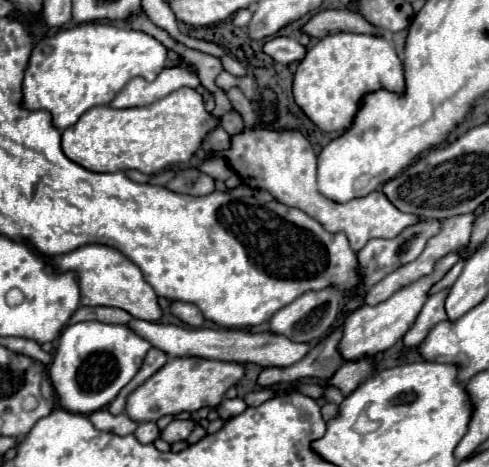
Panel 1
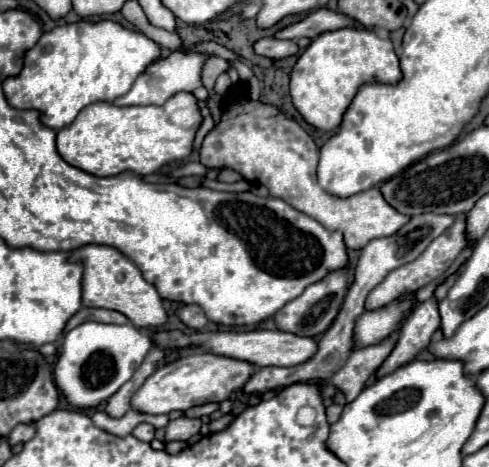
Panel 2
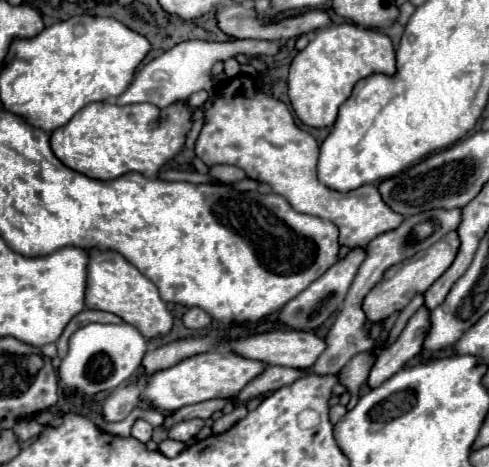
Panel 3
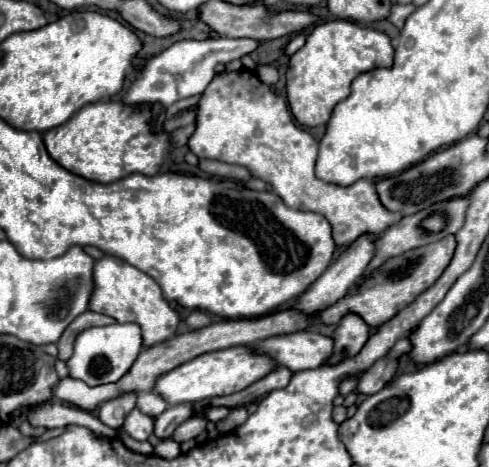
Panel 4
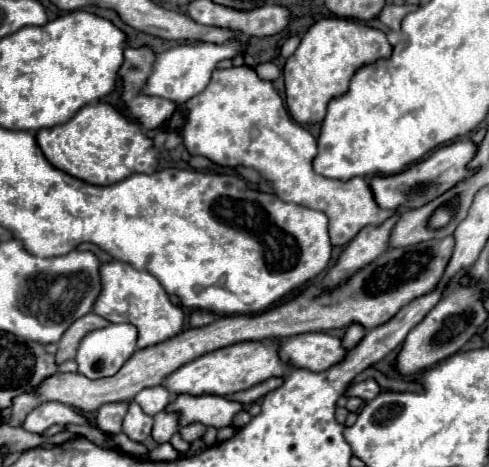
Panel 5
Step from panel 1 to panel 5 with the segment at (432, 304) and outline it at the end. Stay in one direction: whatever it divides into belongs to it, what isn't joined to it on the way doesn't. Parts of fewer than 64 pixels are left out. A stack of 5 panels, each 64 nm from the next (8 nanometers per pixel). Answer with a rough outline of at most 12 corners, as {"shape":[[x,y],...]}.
{"shape":[[374,380],[352,384],[346,396],[372,400],[380,392]]}

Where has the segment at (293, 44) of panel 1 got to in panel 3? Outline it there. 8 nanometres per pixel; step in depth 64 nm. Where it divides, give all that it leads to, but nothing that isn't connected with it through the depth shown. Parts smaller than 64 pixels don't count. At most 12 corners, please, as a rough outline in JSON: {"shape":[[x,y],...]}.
{"shape":[[186,40],[150,60],[116,104],[168,108],[214,86],[212,66],[282,42]]}

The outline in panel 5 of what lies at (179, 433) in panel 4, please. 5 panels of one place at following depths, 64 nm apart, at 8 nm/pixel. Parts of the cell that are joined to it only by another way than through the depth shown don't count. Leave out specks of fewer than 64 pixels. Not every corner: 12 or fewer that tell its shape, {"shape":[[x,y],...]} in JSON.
{"shape":[[190,424],[180,428],[186,442],[202,438],[204,424]]}

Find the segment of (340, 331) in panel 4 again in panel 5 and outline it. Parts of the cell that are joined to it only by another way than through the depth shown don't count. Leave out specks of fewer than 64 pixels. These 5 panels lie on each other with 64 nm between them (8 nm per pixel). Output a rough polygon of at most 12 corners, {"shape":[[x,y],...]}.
{"shape":[[352,324],[342,338],[342,344],[350,350],[364,336],[360,324]]}

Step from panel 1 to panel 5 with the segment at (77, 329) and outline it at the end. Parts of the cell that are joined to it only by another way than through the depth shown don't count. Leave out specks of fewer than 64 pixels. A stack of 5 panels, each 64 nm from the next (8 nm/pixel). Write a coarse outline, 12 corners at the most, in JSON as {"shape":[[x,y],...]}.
{"shape":[[136,326],[86,334],[76,354],[88,378],[116,374],[136,352]]}

